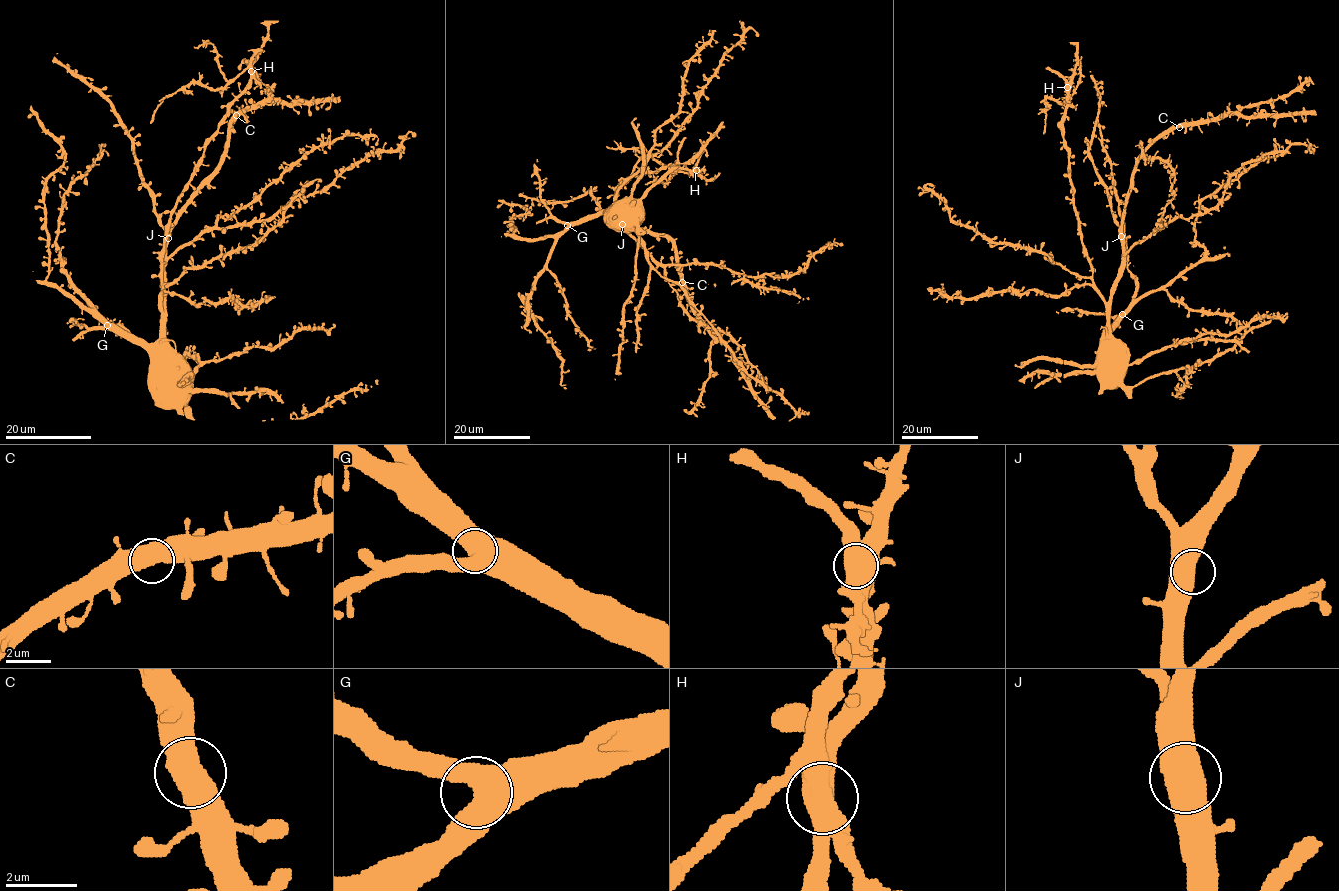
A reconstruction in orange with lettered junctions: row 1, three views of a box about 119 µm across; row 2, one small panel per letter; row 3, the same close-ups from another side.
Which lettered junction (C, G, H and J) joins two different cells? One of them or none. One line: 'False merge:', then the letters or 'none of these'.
False merge: H

